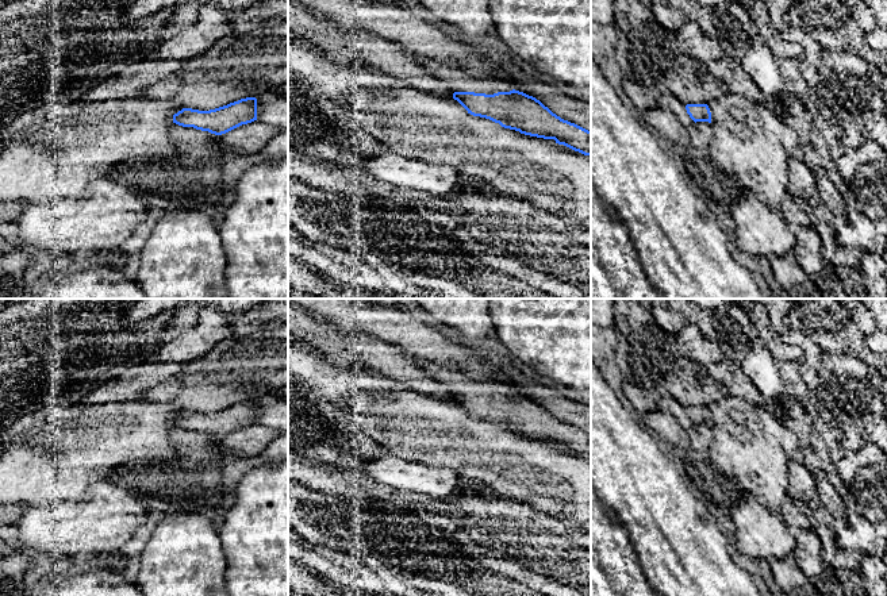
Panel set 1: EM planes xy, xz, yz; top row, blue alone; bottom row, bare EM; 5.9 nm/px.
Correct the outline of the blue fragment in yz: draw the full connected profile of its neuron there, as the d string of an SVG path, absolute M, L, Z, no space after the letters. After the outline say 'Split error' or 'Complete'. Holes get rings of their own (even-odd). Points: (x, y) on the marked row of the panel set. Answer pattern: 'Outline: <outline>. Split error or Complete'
Outline: M665 88L661 89L661 95L657 97L657 107L664 111L671 111L677 120L688 128L690 134L695 136L695 123L709 122L711 123L711 112L707 104L683 104Z. Split error

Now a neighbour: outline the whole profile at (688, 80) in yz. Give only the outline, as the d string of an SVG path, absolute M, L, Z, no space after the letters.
M677 55L665 73L663 88L683 104L710 104L729 93L727 85L710 74L704 64Z

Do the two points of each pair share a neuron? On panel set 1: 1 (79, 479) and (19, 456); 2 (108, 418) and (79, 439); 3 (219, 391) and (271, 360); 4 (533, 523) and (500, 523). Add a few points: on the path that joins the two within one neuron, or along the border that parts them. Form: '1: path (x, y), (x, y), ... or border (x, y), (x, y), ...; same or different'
1: path (64, 470), (58, 465), (34, 465); same
2: path (100, 419), (95, 419), (83, 431); same
3: path (231, 379), (241, 369), (258, 364); same
4: path (525, 525), (509, 525); same

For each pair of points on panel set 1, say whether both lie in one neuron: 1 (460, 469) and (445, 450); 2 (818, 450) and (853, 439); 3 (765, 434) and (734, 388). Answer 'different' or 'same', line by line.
1: same
2: same
3: different

